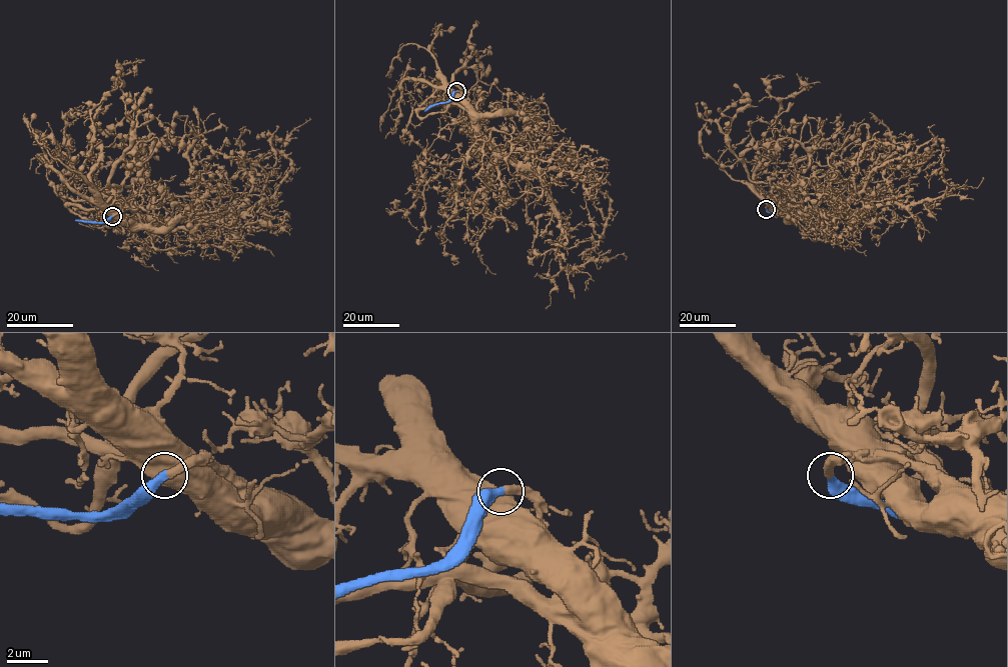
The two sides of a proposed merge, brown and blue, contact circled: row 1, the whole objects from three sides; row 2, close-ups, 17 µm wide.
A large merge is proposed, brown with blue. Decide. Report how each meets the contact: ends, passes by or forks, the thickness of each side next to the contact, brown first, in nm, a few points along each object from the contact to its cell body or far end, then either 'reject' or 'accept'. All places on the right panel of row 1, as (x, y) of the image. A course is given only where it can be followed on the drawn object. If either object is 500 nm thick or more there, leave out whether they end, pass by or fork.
brown ends | blue ends | 380/460 nm | brown via (766, 209), (777, 207), (792, 217) | blue via (766, 209), (776, 214), (786, 212) | accept

